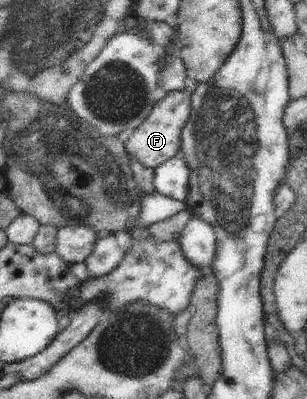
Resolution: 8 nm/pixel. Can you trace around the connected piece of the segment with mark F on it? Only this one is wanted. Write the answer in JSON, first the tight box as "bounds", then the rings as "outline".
{"bounds":[125,90,191,169],"outline":[[[190,90],[174,91],[158,101],[144,123],[138,126],[125,143],[125,150],[129,157],[150,169],[156,169],[171,160],[181,148],[181,133],[191,112],[191,97]]]}

